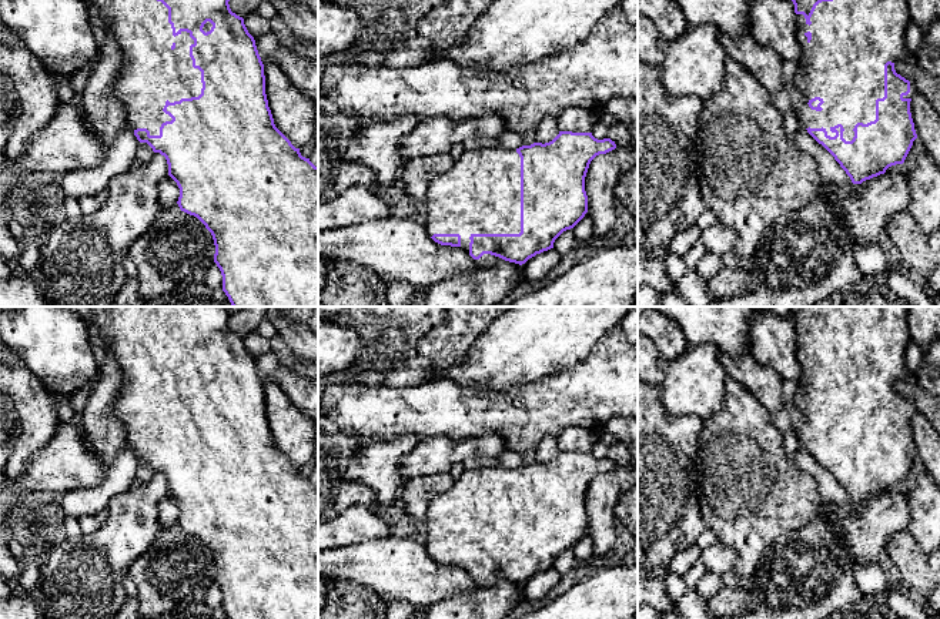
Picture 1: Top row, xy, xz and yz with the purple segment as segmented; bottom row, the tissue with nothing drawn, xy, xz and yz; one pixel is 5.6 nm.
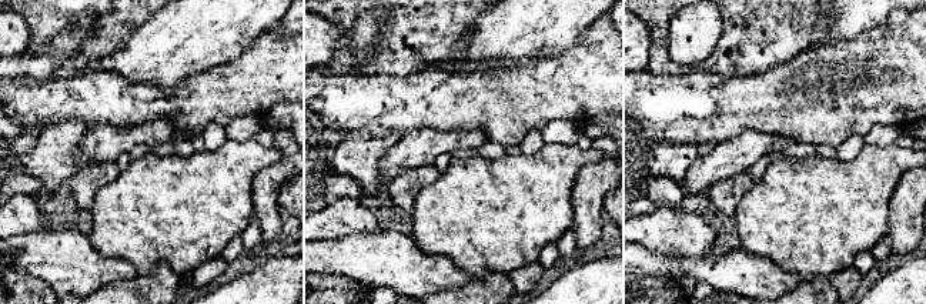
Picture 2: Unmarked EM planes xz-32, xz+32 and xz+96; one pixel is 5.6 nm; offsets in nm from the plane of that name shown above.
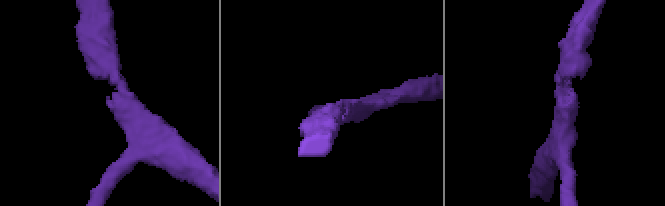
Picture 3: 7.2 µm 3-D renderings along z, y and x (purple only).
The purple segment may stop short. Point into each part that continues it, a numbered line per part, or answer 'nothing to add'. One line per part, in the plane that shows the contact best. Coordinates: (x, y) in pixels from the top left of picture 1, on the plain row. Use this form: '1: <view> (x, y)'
1: xy (151, 392)

